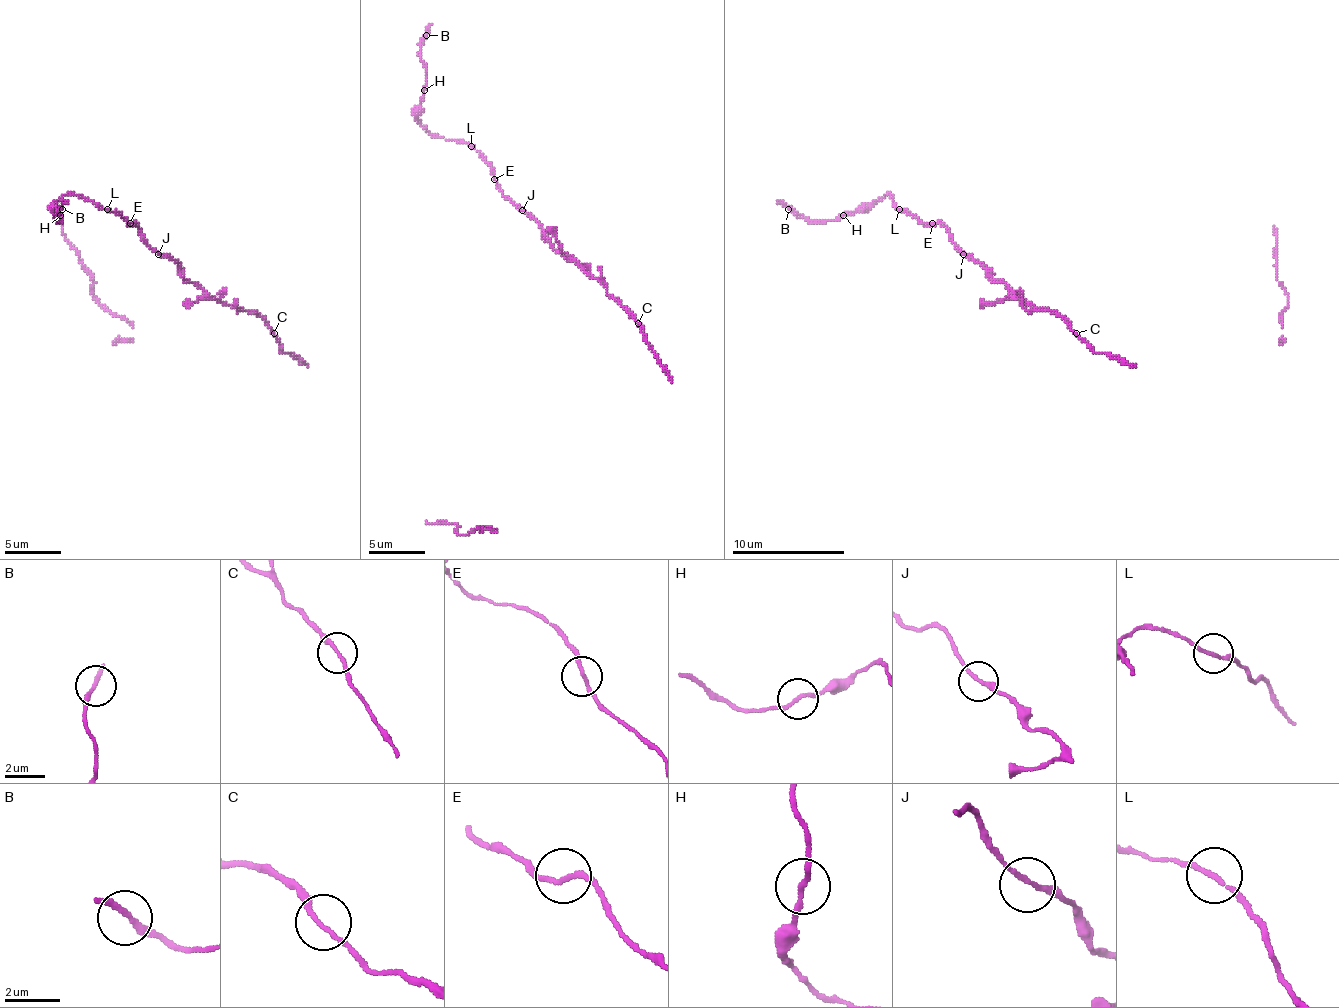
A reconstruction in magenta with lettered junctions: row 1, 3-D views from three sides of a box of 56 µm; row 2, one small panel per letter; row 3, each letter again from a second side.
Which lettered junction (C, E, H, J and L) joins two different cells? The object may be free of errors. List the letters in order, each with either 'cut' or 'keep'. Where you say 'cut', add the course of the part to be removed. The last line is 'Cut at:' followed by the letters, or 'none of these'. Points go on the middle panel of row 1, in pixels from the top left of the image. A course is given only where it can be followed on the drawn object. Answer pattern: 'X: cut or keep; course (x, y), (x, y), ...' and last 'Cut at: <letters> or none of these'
C: keep
E: keep
H: keep
J: keep
L: keep
Cut at: none of these

